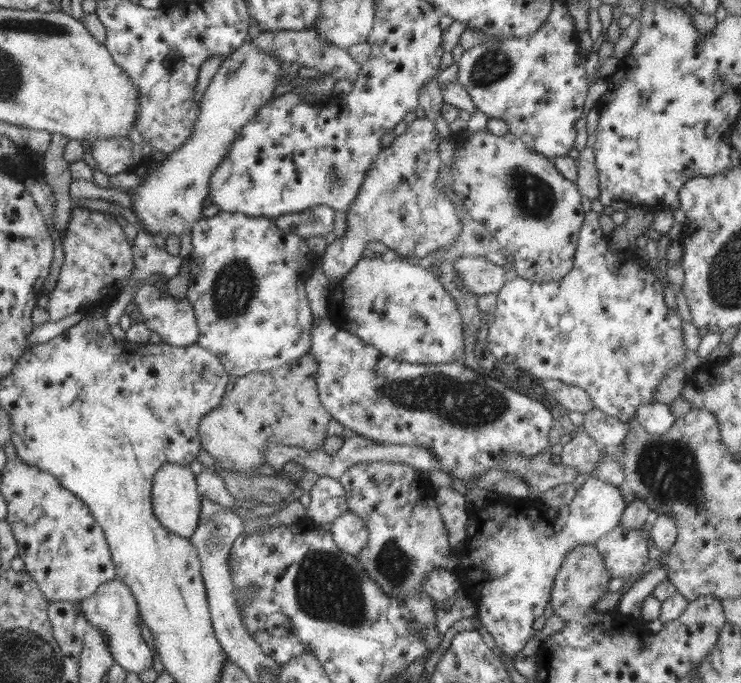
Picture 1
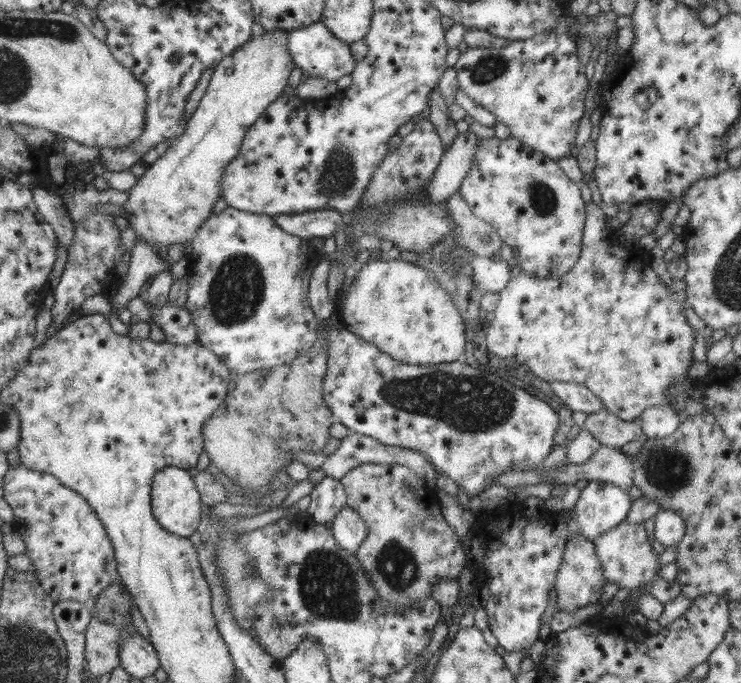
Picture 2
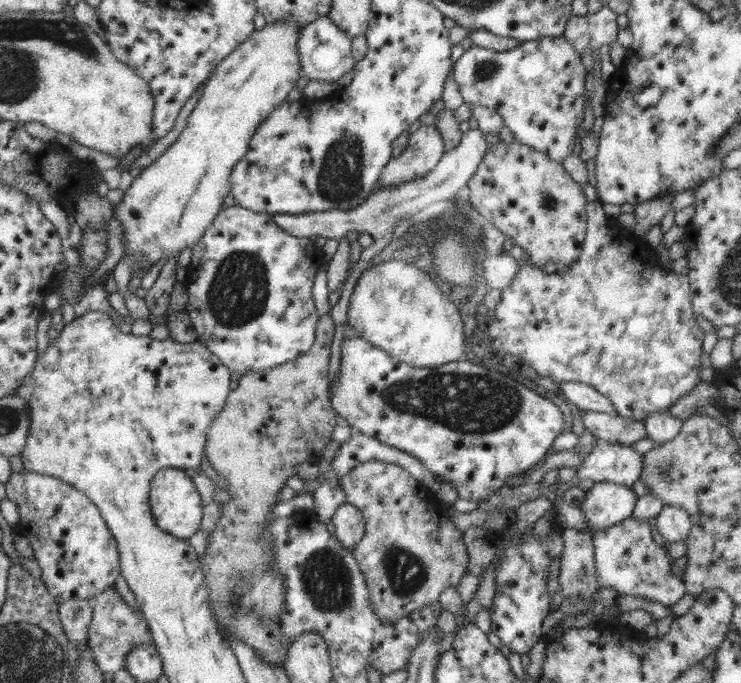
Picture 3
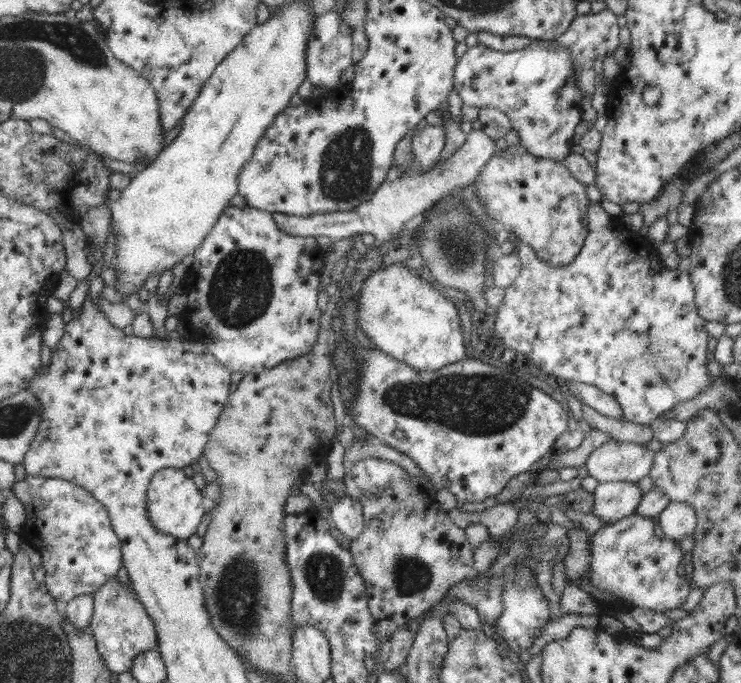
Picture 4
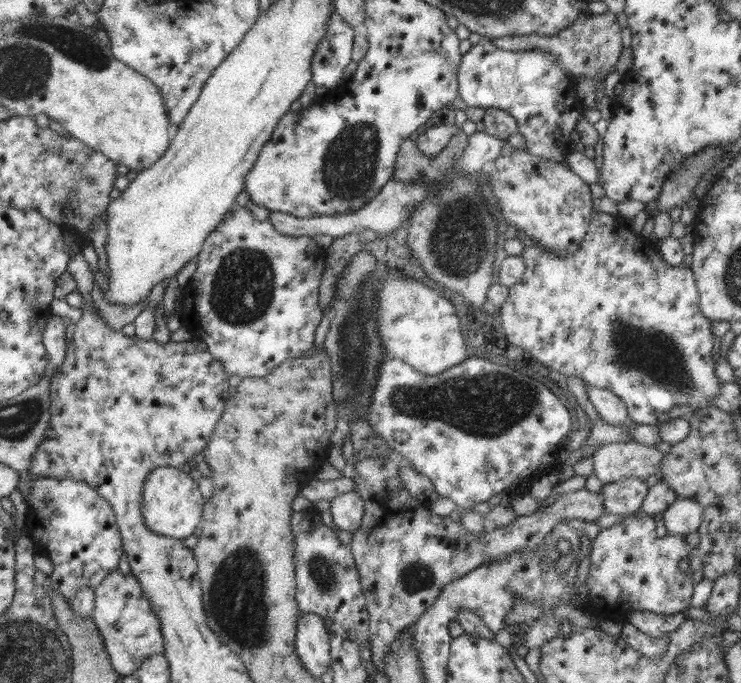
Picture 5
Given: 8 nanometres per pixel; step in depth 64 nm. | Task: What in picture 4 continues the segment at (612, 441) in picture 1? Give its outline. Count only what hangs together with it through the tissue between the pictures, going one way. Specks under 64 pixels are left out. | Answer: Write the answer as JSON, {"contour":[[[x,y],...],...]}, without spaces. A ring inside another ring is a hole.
{"contour":[[[582,403],[583,426],[585,429],[596,428],[611,436],[612,441],[632,442],[646,445],[654,438],[650,425],[635,424],[624,419],[614,419],[594,411]]]}

